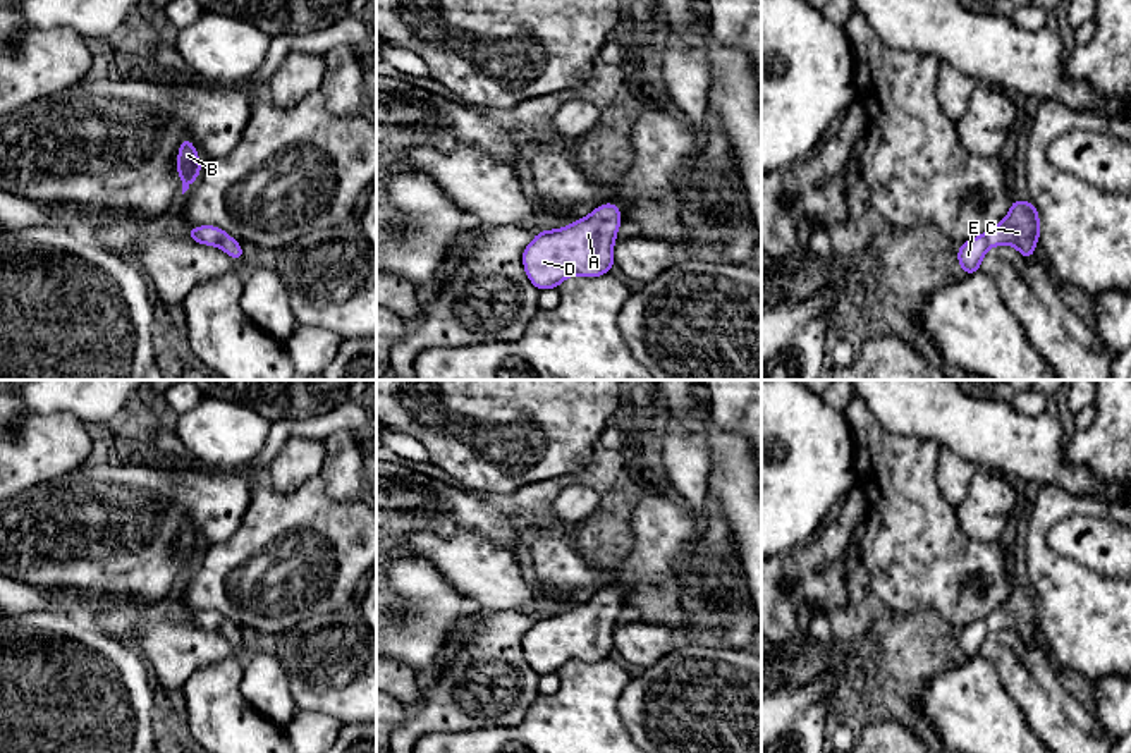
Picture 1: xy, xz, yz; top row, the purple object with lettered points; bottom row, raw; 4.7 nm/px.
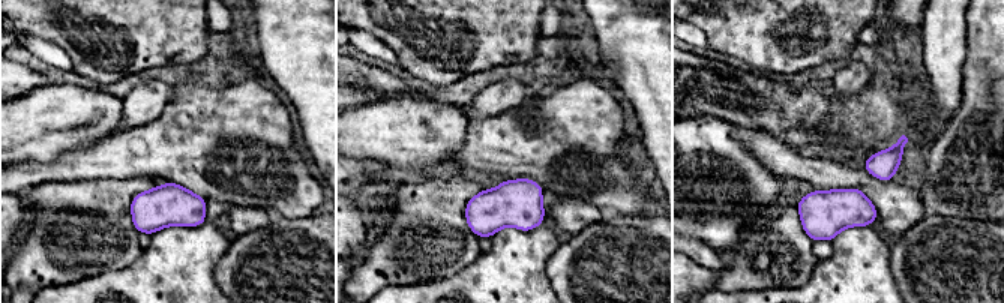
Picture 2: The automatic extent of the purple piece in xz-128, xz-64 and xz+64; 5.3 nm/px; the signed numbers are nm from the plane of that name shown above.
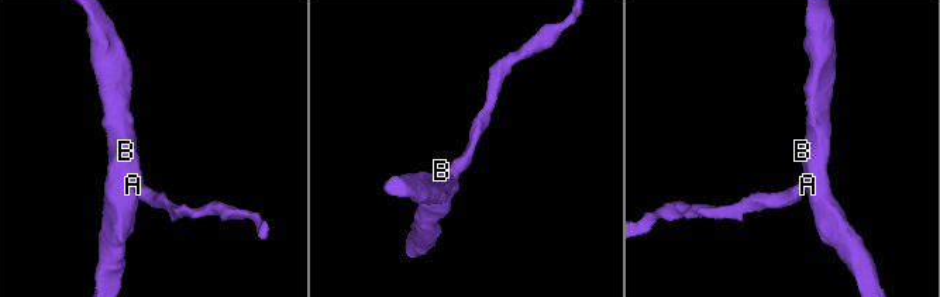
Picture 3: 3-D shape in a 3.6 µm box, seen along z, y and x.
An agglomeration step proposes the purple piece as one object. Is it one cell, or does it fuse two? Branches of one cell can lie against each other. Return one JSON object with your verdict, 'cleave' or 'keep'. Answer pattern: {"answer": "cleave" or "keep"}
{"answer": "keep"}

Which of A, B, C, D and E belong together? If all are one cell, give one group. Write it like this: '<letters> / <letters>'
A B C D E

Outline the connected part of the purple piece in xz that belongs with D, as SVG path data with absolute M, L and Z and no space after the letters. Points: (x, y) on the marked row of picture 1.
M603 203L572 225L538 230L521 254L529 282L545 291L557 289L569 275L607 275L615 265L614 241L619 227L619 205Z

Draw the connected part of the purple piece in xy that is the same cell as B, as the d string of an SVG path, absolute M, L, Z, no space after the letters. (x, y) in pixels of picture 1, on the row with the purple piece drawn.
M187 136L182 138L177 155L177 174L182 181L182 194L198 179L201 172L201 162L198 158L198 150Z

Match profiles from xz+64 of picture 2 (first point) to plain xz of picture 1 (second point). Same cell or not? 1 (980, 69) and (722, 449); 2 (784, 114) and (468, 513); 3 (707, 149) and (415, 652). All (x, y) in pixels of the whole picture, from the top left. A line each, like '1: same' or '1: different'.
1: different
2: same
3: same

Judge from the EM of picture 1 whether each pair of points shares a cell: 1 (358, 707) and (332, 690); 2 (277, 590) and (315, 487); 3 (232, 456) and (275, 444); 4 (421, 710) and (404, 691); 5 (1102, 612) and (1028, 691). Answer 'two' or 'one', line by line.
1: one
2: one
3: two
4: two
5: two

